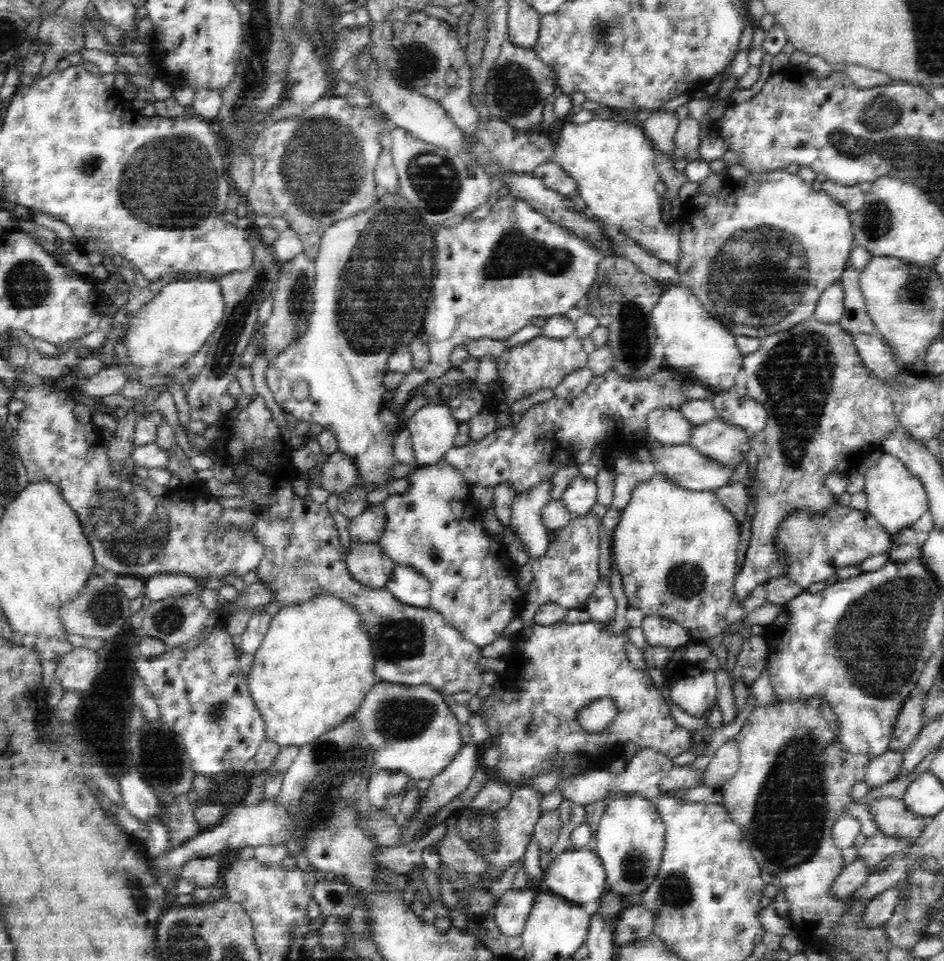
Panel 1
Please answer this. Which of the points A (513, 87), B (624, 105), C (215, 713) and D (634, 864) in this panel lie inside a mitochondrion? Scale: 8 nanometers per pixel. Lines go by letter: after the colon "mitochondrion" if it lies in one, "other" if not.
A: mitochondrion
B: other
C: mitochondrion
D: mitochondrion

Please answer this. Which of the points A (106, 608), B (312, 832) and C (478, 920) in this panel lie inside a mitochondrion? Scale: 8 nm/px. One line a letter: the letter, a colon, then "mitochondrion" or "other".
A: mitochondrion
B: mitochondrion
C: other

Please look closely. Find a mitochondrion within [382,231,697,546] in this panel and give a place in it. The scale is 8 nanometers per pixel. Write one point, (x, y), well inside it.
(630, 317)

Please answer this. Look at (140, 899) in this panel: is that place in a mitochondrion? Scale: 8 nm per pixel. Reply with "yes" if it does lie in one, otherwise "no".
yes

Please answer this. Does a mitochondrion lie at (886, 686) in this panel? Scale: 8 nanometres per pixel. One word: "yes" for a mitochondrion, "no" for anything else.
yes

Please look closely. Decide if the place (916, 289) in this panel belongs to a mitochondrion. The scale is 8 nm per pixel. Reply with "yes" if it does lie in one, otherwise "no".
yes

